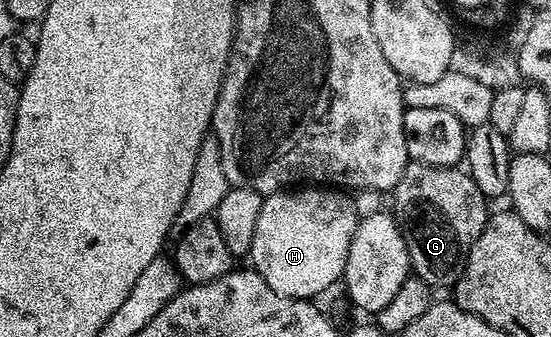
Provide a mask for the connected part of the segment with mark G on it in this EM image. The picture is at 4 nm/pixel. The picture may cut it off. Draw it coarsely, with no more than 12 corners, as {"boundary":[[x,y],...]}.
{"boundary":[[408,163],[393,189],[411,271],[459,281],[488,197],[462,167]]}

